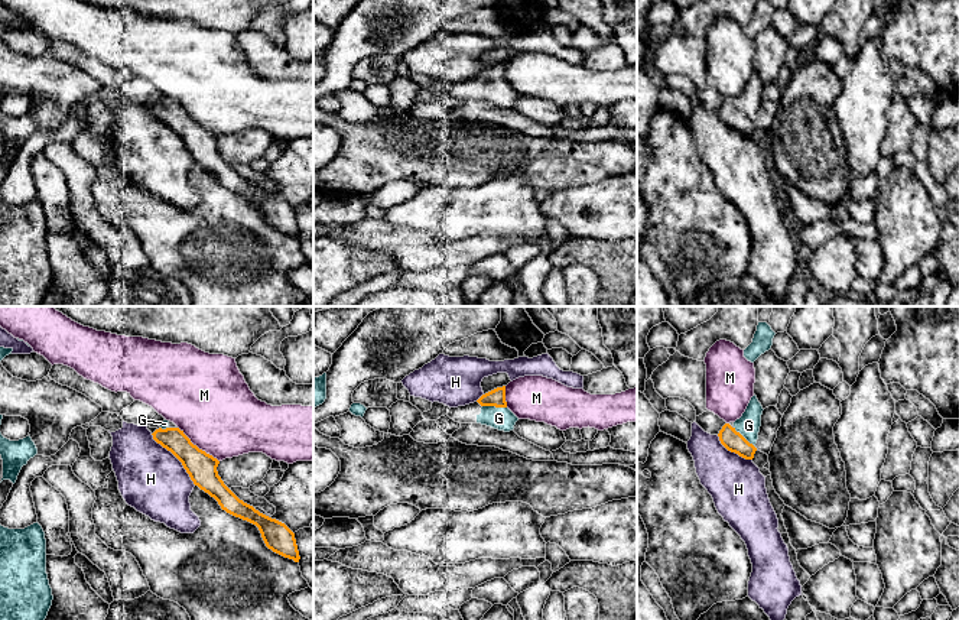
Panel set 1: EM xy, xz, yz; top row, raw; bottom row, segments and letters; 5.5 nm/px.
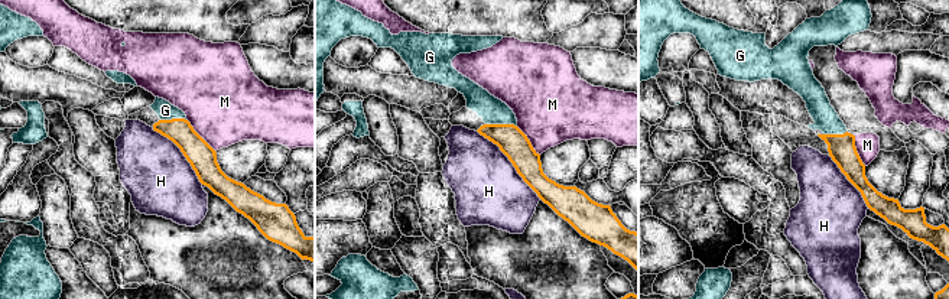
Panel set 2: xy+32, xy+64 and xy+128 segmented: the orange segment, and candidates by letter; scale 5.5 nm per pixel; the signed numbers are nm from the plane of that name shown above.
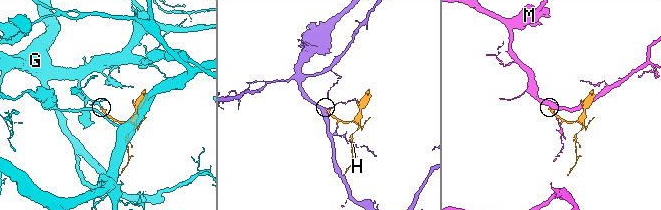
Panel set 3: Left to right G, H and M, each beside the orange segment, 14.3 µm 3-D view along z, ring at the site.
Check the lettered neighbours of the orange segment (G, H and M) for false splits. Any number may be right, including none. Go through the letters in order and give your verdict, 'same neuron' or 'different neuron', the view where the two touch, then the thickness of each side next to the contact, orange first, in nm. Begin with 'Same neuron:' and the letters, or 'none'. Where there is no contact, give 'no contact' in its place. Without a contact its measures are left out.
Same neuron: G
G: same neuron; contact in xz; calibres 100 and 130 nm
H: different neuron; contact in xy; calibres 160 and 360 nm
M: different neuron; contact in xy; calibres 160 and 440 nm

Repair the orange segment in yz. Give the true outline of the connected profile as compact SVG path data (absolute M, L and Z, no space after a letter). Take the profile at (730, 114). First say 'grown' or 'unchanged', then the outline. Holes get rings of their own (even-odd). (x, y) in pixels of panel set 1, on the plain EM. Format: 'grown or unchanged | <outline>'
grown | M754 71L739 95L731 103L725 100L718 113L721 120L731 129L745 136L752 136L757 127L755 120L761 103L763 82Z

